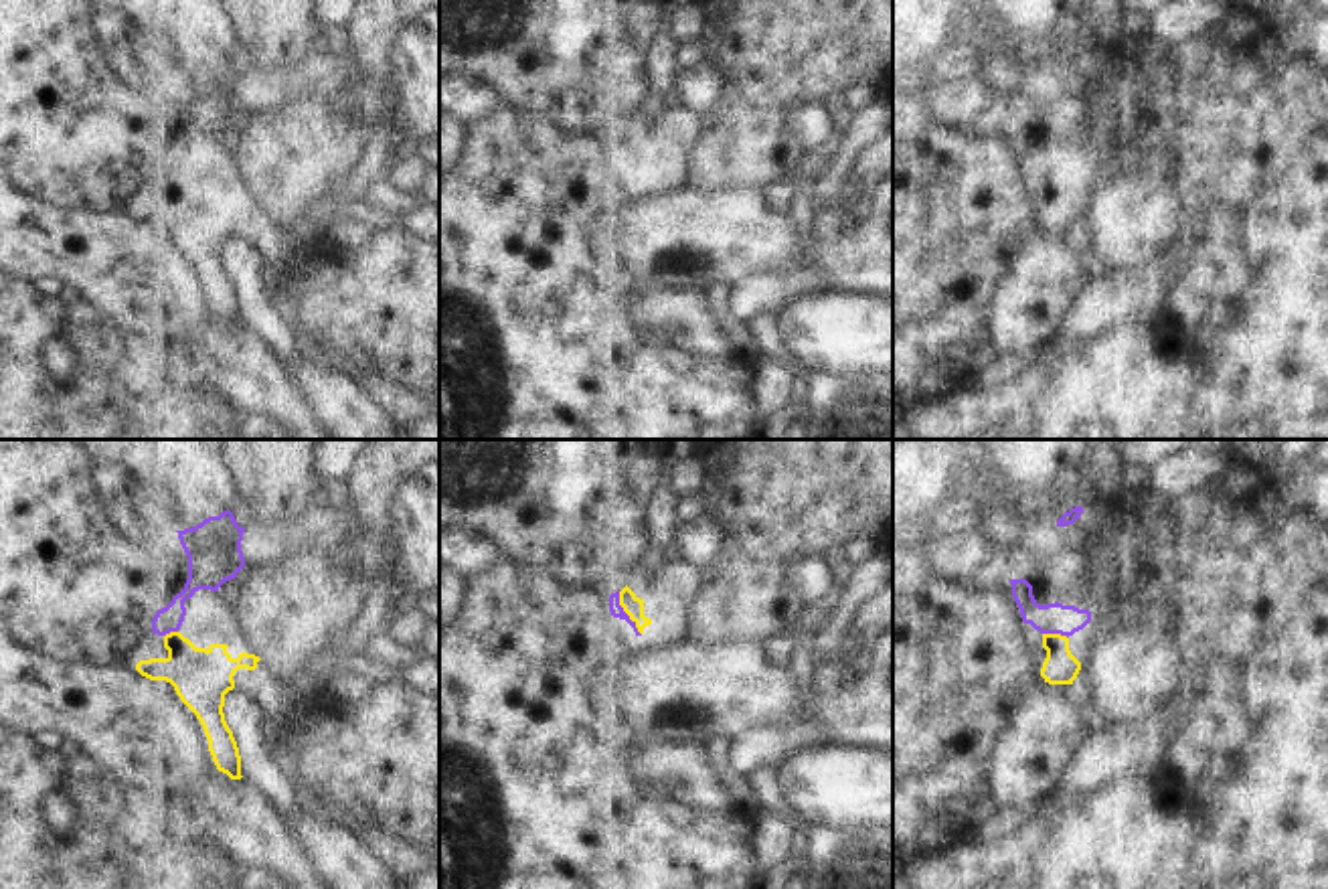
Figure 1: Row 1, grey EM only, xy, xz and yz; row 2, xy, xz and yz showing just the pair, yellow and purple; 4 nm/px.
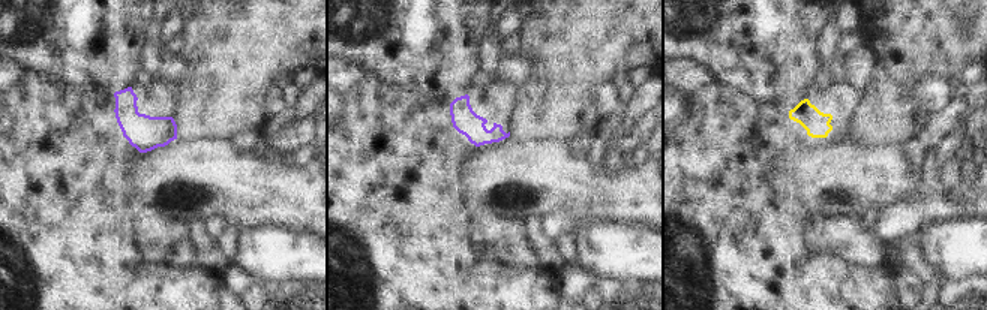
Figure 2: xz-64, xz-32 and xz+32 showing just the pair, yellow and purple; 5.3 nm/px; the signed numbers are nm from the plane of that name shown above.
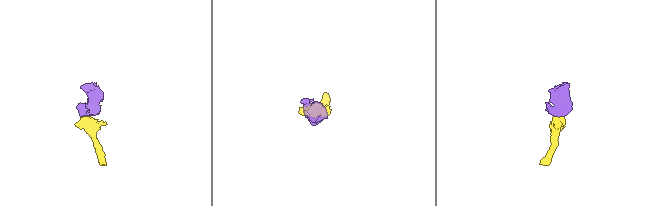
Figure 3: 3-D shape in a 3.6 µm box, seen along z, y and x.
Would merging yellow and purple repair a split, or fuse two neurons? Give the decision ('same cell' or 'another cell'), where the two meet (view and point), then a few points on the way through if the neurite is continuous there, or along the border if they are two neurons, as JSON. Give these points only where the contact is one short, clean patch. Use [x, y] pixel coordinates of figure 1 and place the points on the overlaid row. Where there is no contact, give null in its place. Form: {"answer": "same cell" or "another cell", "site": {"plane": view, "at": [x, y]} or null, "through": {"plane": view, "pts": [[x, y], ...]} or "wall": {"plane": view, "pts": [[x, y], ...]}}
{"answer": "same cell", "site": {"plane": "xz", "at": [626, 612]}, "through": {"plane": "xz", "pts": [[632, 606], [626, 612], [616, 610]]}}

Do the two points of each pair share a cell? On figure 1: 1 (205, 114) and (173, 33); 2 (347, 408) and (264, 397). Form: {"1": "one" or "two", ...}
{"1": "one", "2": "two"}

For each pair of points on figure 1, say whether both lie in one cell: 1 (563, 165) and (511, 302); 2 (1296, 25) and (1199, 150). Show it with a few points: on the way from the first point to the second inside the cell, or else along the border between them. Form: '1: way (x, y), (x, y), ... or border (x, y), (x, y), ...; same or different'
1: way (529, 199), (505, 237), (505, 268); same
2: border (1264, 27), (1292, 43), (1306, 57); different

